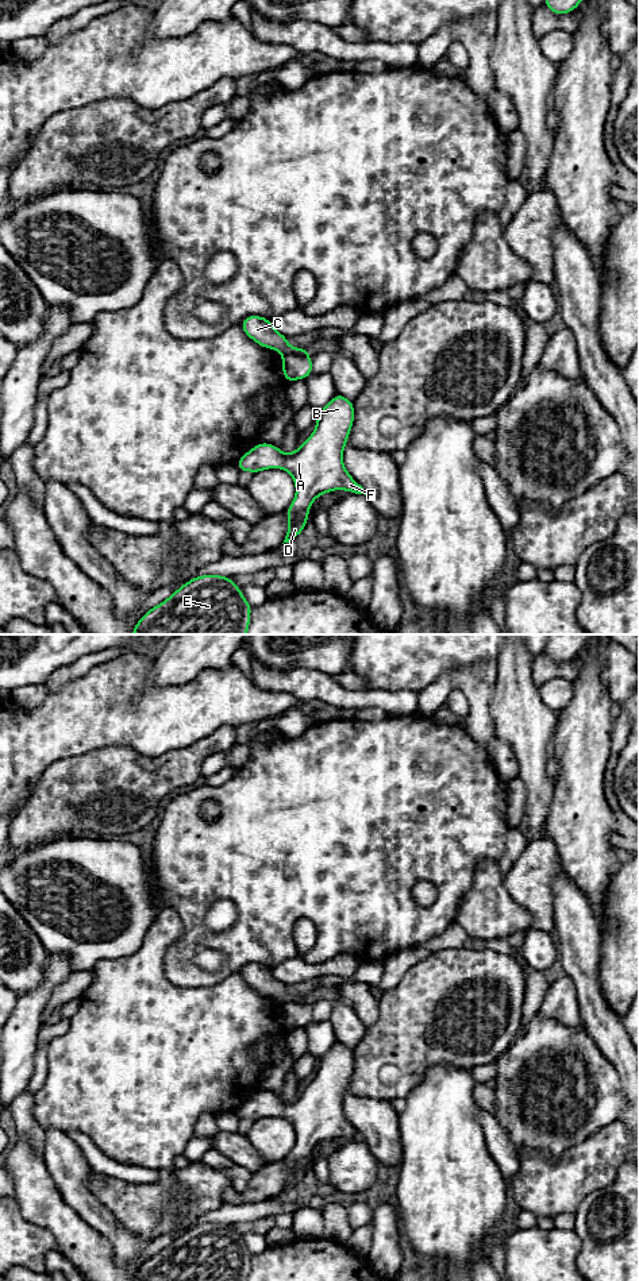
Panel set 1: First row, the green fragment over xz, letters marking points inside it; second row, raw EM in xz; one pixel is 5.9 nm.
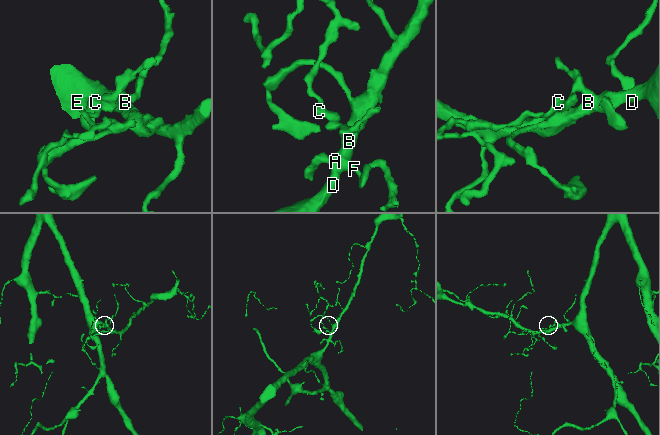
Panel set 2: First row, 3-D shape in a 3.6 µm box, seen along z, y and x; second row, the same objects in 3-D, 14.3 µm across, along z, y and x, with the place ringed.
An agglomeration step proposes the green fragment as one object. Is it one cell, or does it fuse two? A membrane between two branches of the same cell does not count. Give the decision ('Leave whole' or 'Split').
Split

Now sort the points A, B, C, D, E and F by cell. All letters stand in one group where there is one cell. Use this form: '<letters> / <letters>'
A B D E F / C

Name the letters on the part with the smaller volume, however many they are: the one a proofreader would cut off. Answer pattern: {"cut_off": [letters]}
{"cut_off": ["C"]}

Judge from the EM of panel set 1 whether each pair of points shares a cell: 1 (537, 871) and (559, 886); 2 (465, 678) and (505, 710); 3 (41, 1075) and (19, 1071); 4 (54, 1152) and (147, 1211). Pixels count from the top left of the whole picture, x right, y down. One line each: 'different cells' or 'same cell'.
1: different cells
2: different cells
3: different cells
4: different cells

